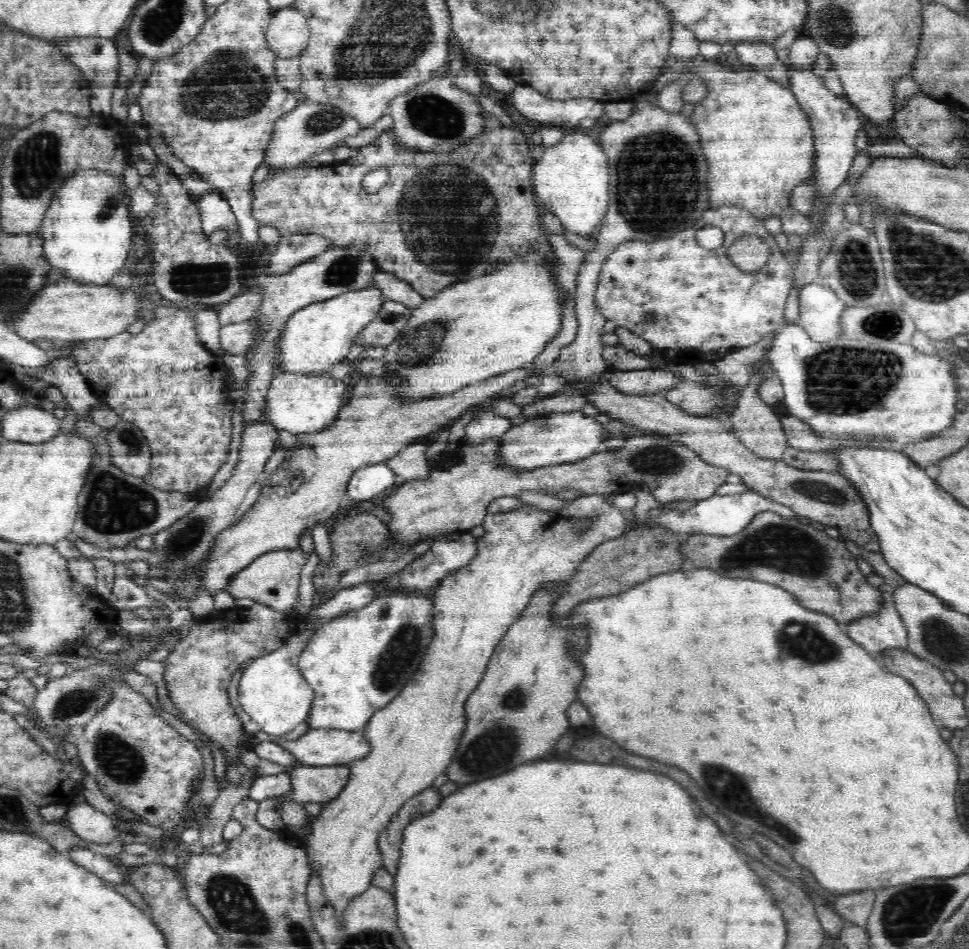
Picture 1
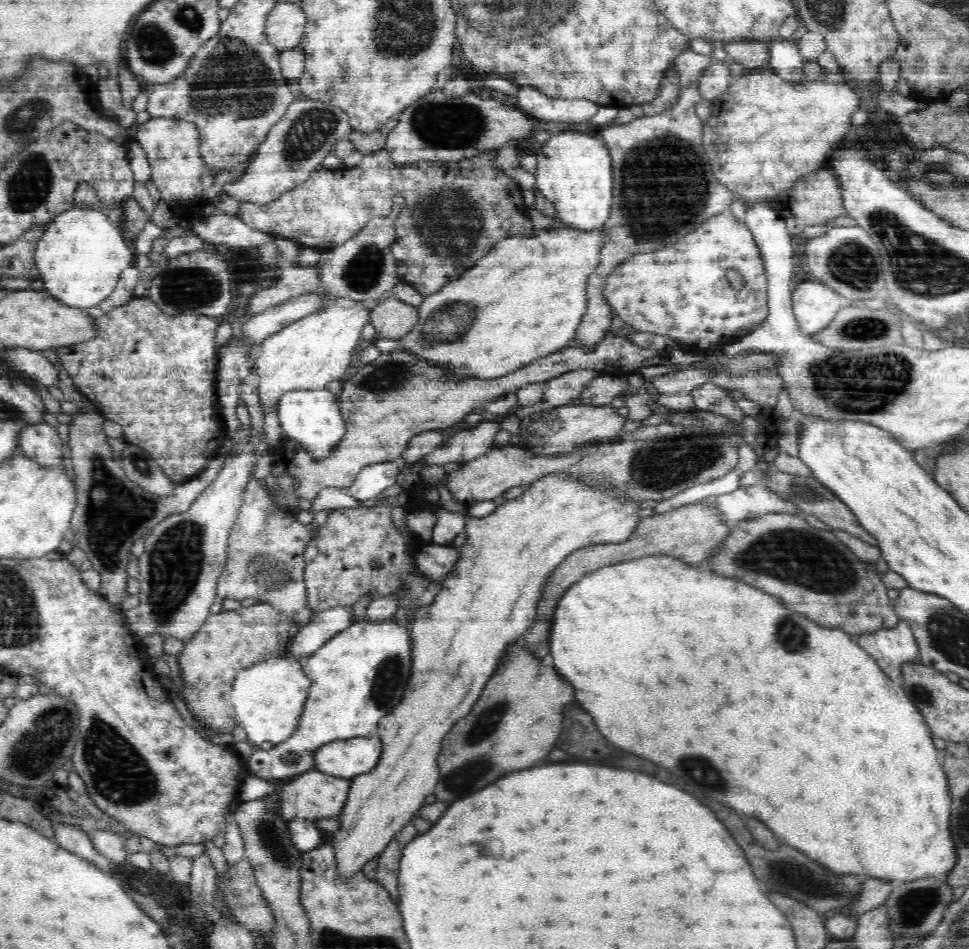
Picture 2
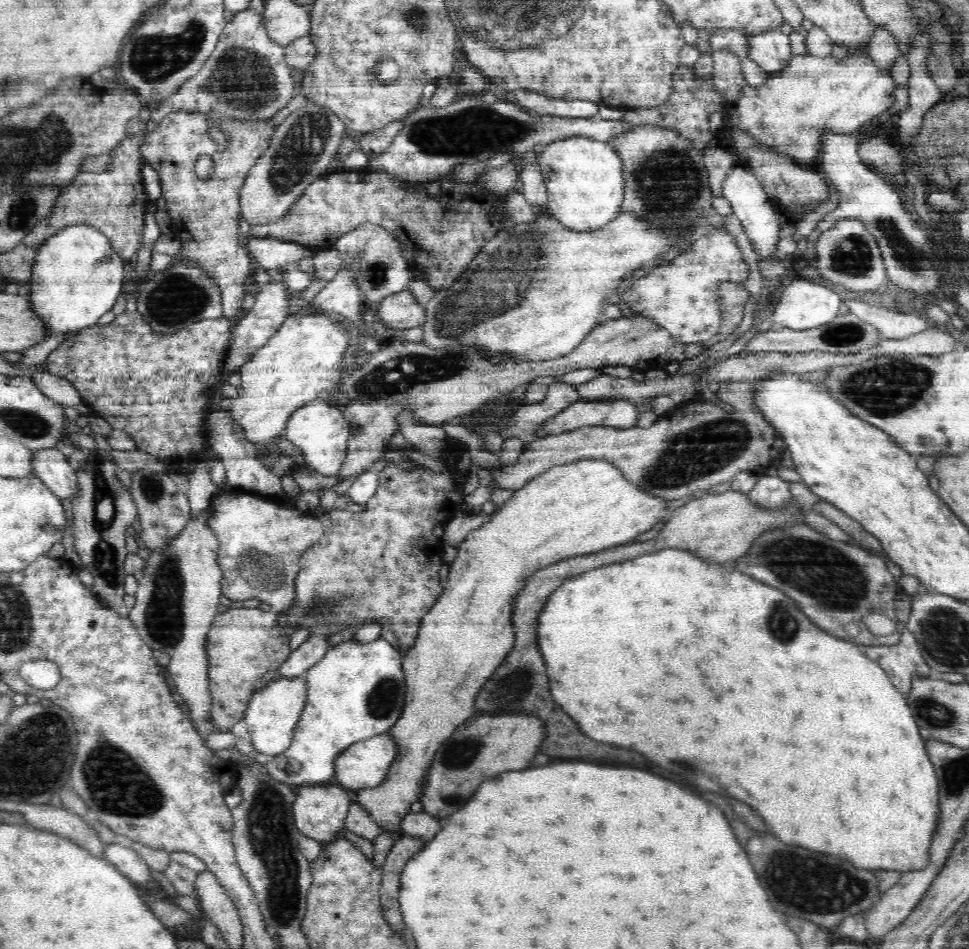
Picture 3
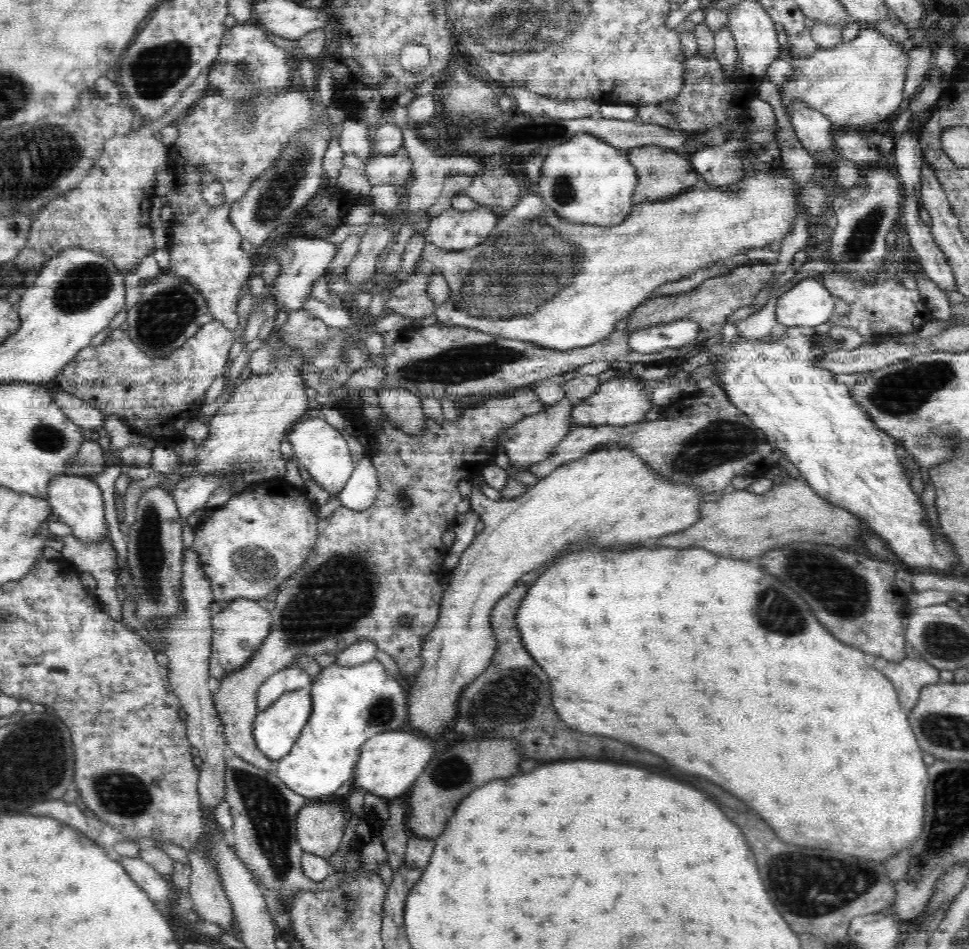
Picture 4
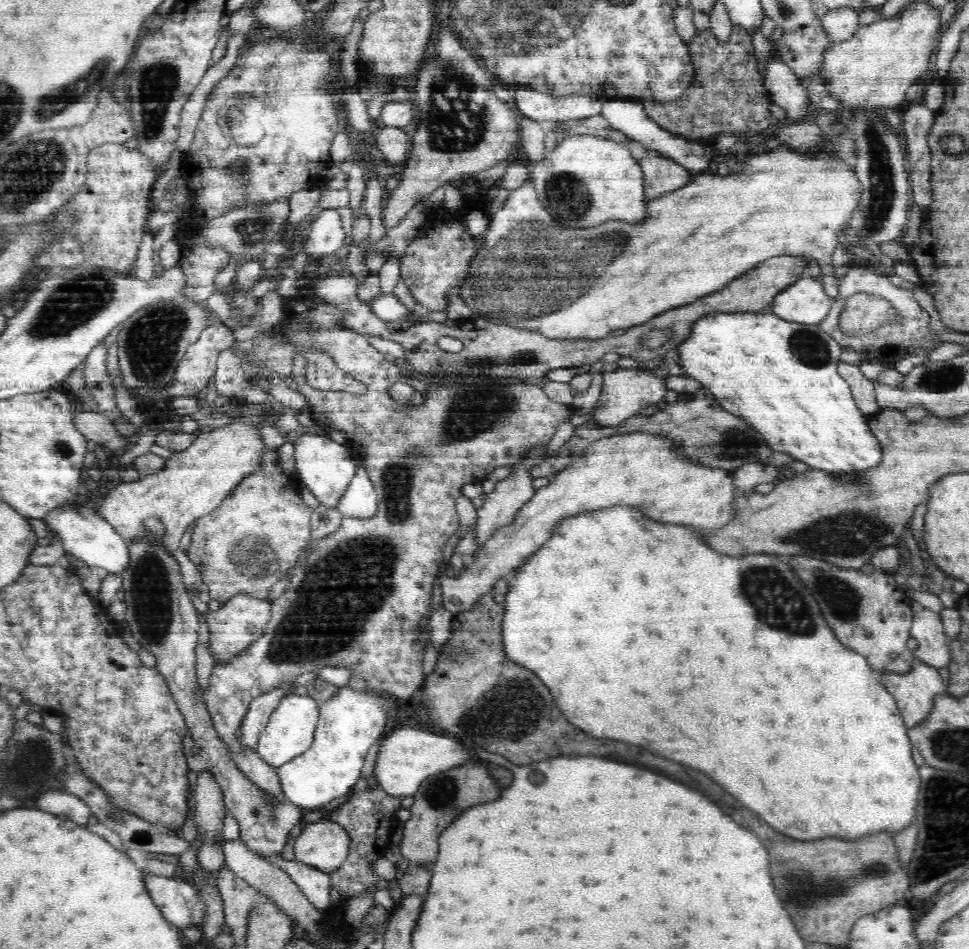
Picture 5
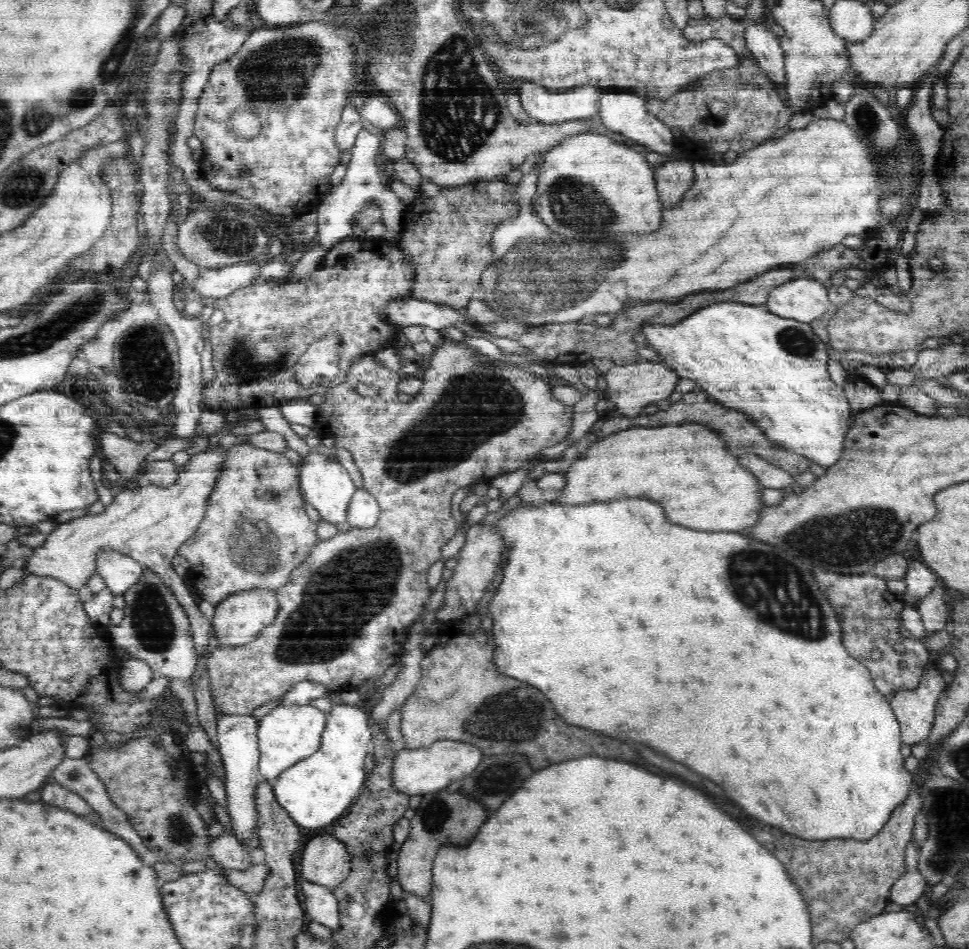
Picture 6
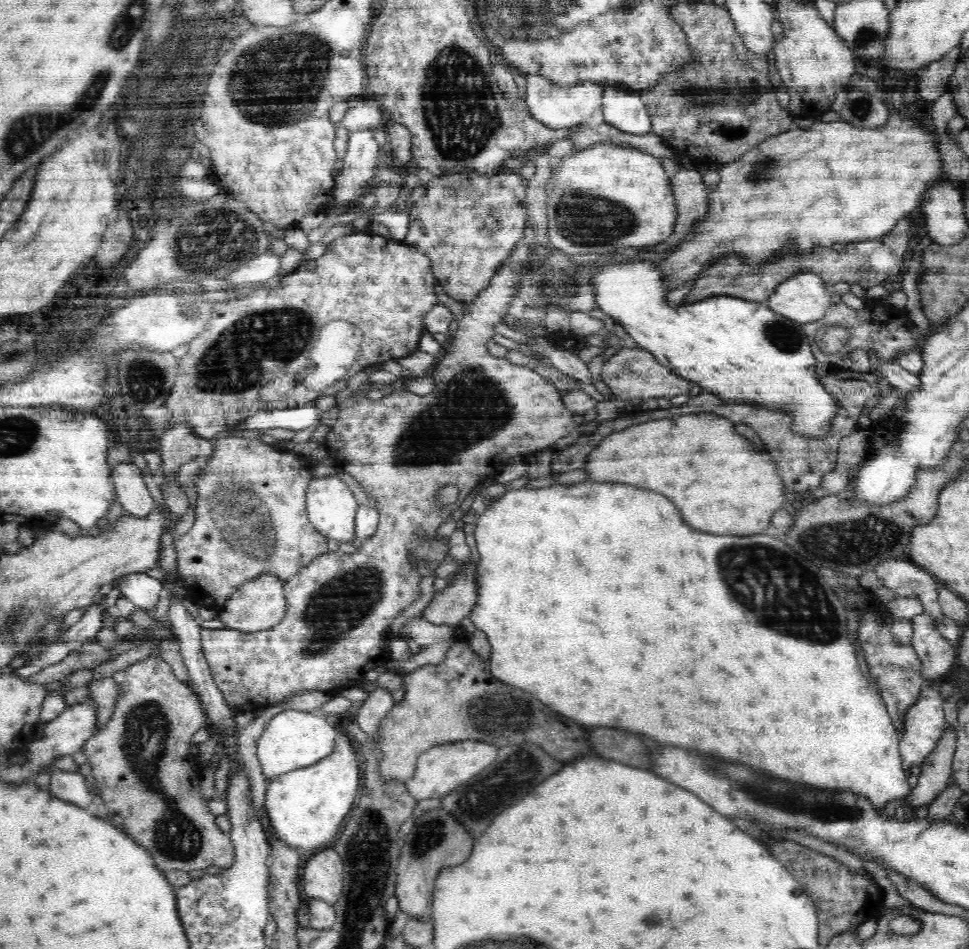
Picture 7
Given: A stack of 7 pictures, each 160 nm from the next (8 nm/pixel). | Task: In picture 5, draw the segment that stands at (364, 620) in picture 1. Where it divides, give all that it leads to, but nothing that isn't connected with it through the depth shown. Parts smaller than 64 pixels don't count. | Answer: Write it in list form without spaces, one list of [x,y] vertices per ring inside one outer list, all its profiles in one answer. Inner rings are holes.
[[[342,688],[332,700],[324,702],[310,748],[277,767],[285,798],[304,811],[311,811],[350,794],[362,776],[370,746],[385,735],[384,724],[390,708],[392,698],[388,698],[388,693],[352,692],[348,688]]]

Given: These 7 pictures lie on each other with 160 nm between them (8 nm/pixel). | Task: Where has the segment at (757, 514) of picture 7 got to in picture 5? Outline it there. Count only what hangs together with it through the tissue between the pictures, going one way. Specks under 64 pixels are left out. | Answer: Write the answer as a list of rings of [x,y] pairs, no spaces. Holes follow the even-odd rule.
[[[642,432],[638,436],[614,435],[590,444],[579,457],[571,466],[553,476],[550,485],[538,489],[508,526],[496,527],[480,549],[466,559],[460,575],[453,578],[446,574],[440,576],[441,605],[446,610],[451,613],[472,610],[478,599],[490,592],[498,580],[514,573],[528,557],[532,558],[533,554],[542,548],[562,519],[576,514],[586,514],[610,506],[638,506],[646,518],[654,522],[680,525],[699,532],[712,532],[722,528],[727,524],[726,520],[730,521],[734,516],[730,514],[732,506],[726,506],[732,500],[730,496],[736,496],[732,480],[728,480],[724,472],[710,472],[710,468],[690,468],[690,464],[678,464],[678,460],[670,456],[670,448],[666,448],[662,440],[654,440],[654,436],[642,436]]]

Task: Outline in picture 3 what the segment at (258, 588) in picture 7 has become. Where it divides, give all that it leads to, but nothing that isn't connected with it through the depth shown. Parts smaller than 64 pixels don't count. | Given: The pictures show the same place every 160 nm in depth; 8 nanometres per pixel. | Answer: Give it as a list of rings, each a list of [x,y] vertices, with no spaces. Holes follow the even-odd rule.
[[[236,606],[215,615],[204,646],[211,696],[207,722],[212,728],[230,730],[244,716],[249,694],[278,676],[278,669],[291,650],[290,636],[285,632],[285,627],[280,625],[277,616],[274,610]]]

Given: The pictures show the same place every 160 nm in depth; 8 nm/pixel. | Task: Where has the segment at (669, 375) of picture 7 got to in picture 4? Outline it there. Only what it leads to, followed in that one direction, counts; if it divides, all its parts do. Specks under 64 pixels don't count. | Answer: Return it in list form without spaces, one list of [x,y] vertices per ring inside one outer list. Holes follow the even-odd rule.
[[[633,373],[630,377],[611,377],[609,381],[600,383],[594,394],[588,398],[581,399],[580,402],[574,403],[572,408],[572,424],[573,426],[626,426],[639,423],[645,420],[645,414],[650,410],[650,393],[646,392],[642,387],[641,380]]]

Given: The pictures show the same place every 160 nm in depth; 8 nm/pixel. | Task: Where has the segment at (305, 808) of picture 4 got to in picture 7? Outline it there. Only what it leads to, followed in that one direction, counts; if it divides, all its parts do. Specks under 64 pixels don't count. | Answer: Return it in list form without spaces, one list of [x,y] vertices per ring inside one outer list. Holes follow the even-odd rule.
[[[326,850],[309,858],[304,870],[304,894],[334,904],[343,892],[345,865],[335,850]]]

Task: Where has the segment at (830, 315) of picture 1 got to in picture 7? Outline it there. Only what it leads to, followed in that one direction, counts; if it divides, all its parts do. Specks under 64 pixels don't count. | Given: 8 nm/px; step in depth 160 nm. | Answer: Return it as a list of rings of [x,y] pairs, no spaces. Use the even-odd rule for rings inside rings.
[[[814,272],[795,273],[767,298],[770,310],[805,325],[821,319],[830,308],[830,288]]]

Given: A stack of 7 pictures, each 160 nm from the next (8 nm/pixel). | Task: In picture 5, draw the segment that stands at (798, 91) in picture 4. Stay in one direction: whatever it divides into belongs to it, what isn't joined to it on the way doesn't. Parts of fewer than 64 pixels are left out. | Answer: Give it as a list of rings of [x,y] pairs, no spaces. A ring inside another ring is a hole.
[[[920,2],[914,7],[909,7],[898,16],[880,19],[868,26],[861,28],[849,40],[832,43],[822,54],[819,69],[822,76],[830,80],[830,92],[842,104],[850,108],[878,108],[878,106],[898,106],[904,100],[904,94],[910,84],[927,70],[929,56],[934,46],[946,30],[940,19],[940,9],[930,6],[929,2]]]

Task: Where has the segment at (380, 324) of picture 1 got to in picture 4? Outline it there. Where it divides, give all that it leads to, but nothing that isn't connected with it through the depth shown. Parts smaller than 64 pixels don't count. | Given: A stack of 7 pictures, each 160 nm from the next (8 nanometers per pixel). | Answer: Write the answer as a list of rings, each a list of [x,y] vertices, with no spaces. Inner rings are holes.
[[[418,264],[414,275],[385,297],[386,313],[396,313],[413,320],[433,319],[437,306],[426,291],[428,280],[430,277],[422,272],[422,266]]]

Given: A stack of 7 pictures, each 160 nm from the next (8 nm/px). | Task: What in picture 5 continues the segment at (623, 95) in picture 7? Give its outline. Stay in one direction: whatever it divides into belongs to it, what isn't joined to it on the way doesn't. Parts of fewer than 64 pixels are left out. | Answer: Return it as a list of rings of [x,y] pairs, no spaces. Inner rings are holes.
[[[608,100],[608,102],[604,102],[601,115],[608,120],[610,127],[625,132],[629,139],[640,142],[646,150],[653,150],[676,161],[687,168],[692,176],[696,176],[700,171],[707,170],[708,164],[710,164],[713,146],[686,140],[685,137],[673,135],[658,126],[652,119],[648,118],[644,104],[634,104],[630,100]]]

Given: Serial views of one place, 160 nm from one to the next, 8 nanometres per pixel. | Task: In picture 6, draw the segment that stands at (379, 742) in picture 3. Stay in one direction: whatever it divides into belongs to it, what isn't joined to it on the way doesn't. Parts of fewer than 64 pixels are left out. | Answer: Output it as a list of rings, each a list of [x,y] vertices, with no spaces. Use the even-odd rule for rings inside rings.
[[[454,740],[433,741],[430,745],[419,747],[396,746],[391,758],[390,782],[394,790],[412,796],[420,796],[438,792],[454,780],[468,776],[476,766],[482,762],[482,750],[474,748],[468,743]]]

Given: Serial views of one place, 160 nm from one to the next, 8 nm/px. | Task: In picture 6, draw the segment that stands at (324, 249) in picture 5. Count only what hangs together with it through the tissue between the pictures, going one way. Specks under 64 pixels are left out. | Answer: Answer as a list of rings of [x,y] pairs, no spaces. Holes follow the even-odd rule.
[[[362,129],[358,133],[352,148],[349,150],[349,163],[347,171],[342,181],[338,185],[332,186],[327,195],[322,198],[322,204],[317,208],[317,234],[319,244],[328,252],[330,248],[337,247],[346,239],[352,237],[352,225],[354,218],[360,210],[369,203],[376,203],[382,216],[380,221],[385,224],[384,239],[390,241],[394,246],[399,246],[400,232],[402,232],[401,220],[408,206],[402,202],[394,191],[388,190],[382,185],[376,156],[380,152],[382,137],[370,133],[367,129]]]

